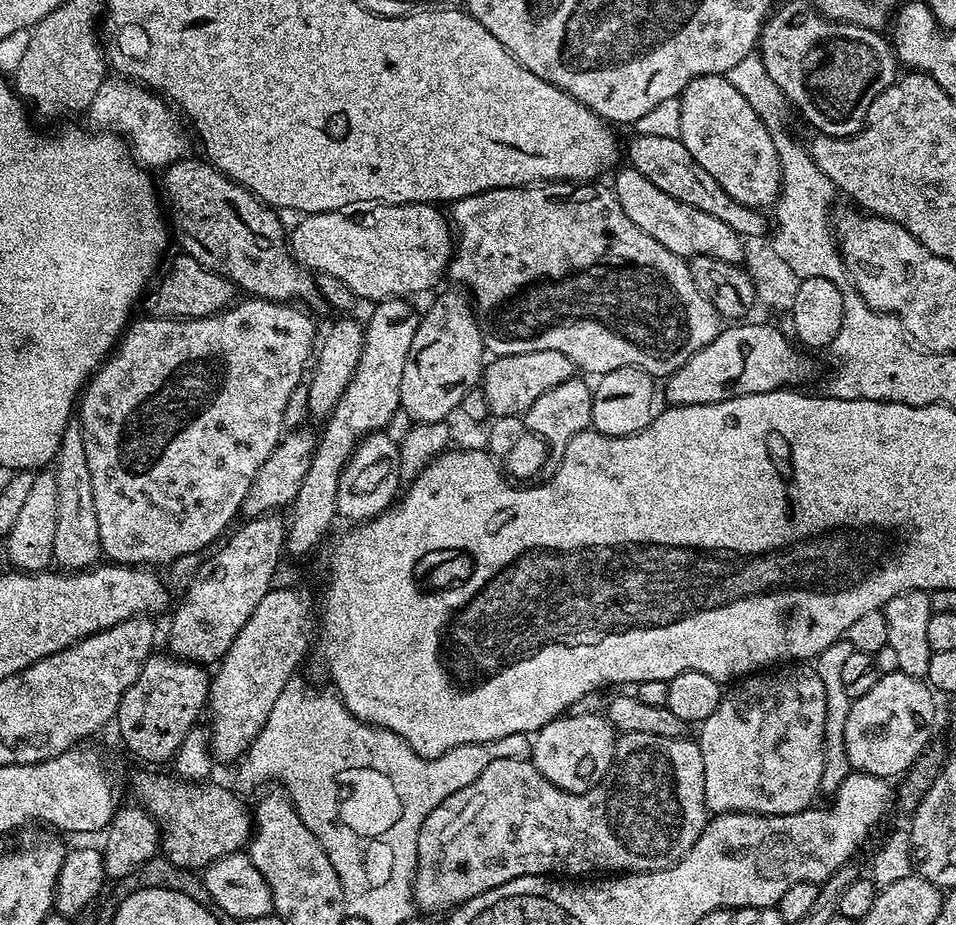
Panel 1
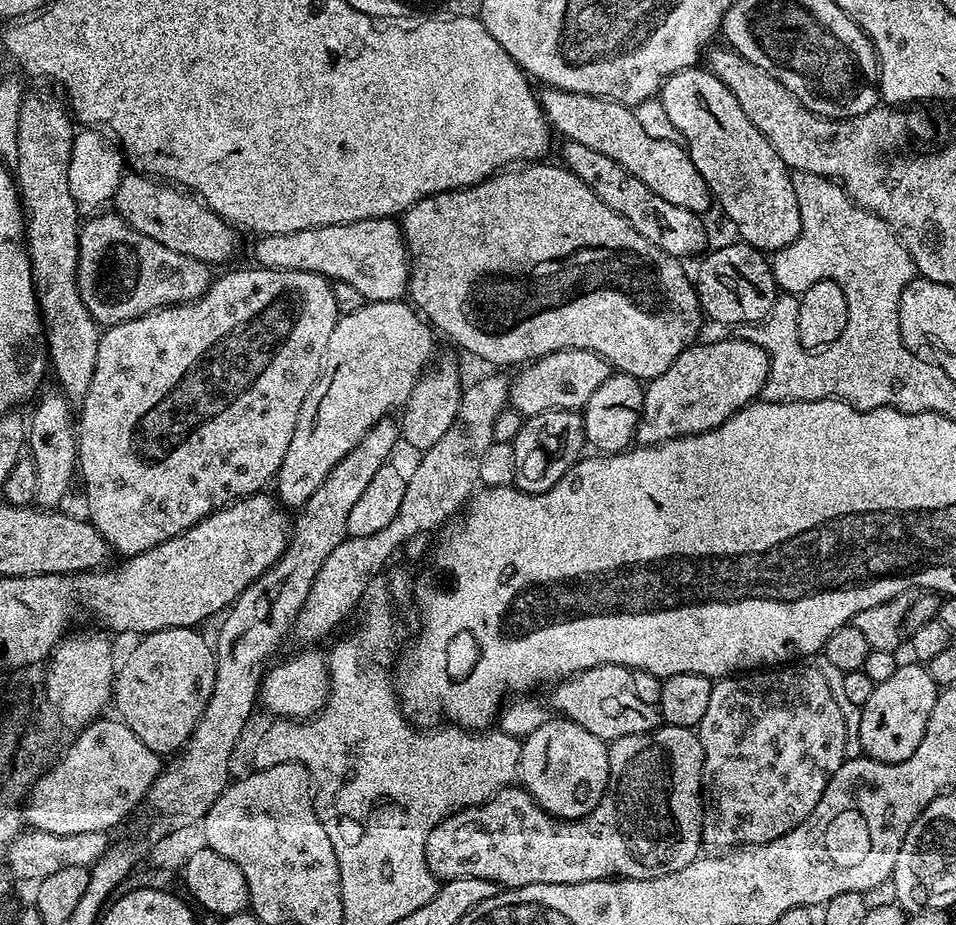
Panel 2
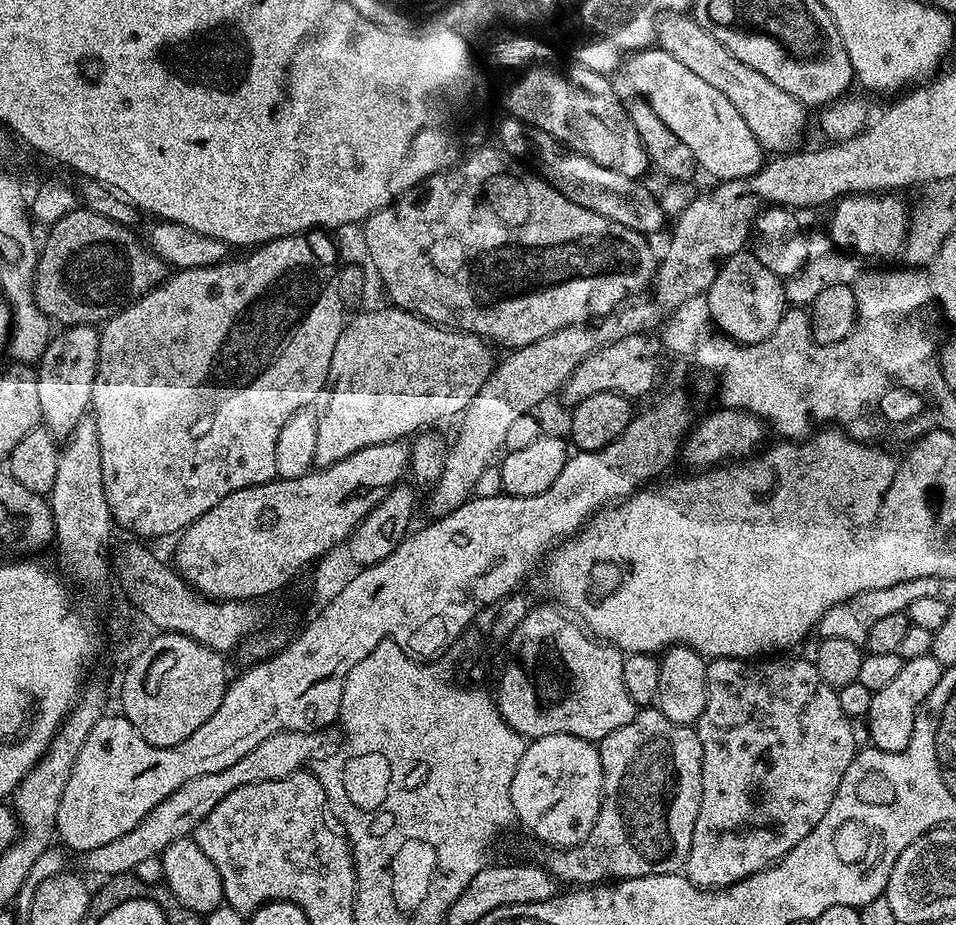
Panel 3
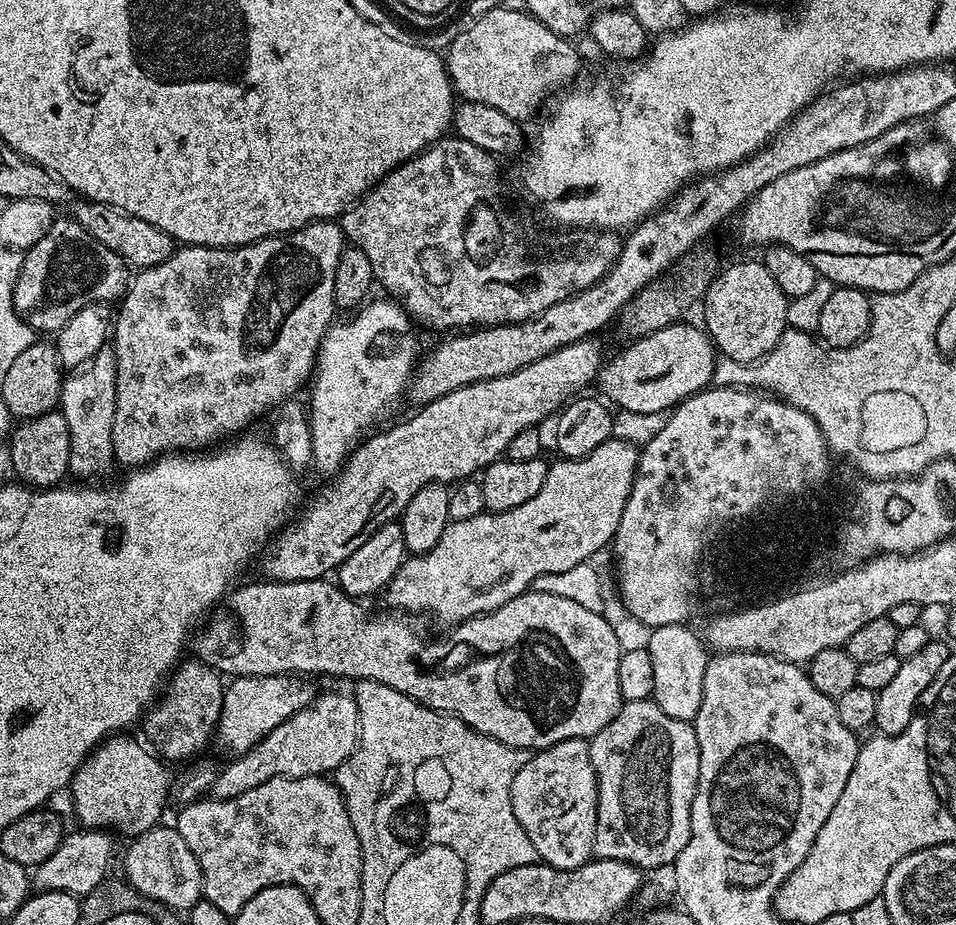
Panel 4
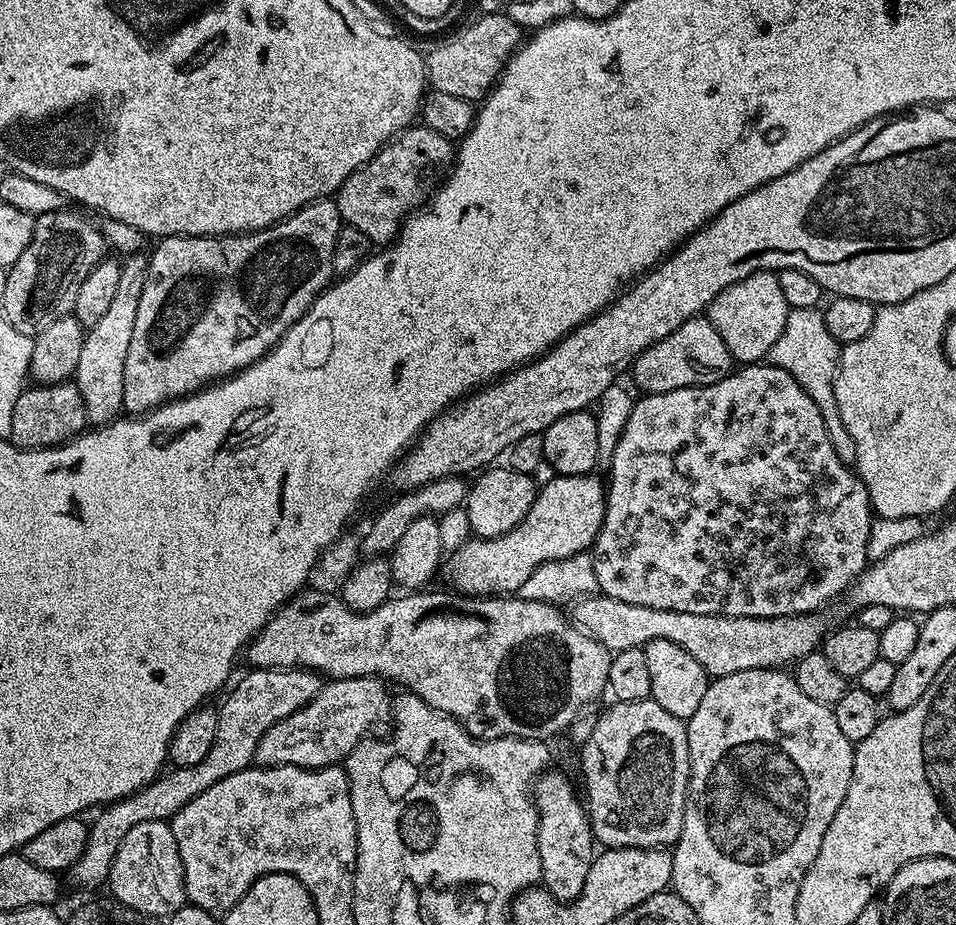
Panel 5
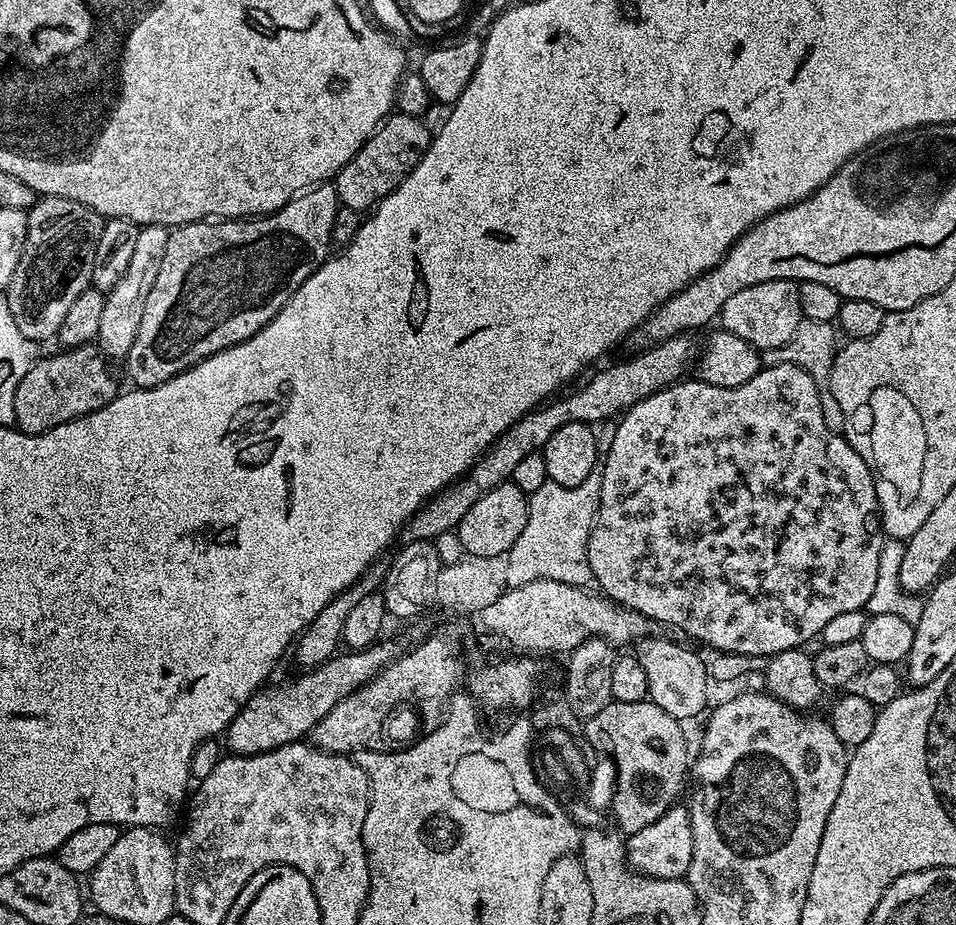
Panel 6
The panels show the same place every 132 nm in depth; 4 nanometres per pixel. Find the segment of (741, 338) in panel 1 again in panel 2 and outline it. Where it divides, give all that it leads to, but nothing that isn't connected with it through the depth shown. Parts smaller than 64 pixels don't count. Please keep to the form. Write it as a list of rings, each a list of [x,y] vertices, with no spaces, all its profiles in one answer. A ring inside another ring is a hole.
[[[731,338],[732,340],[716,340],[713,344],[693,343],[666,370],[666,374],[658,374],[658,378],[647,381],[644,389],[644,401],[640,411],[640,421],[636,427],[637,445],[661,444],[679,436],[696,436],[699,432],[714,430],[722,422],[726,422],[735,412],[748,407],[763,393],[764,383],[768,377],[768,355],[762,346],[749,340]]]

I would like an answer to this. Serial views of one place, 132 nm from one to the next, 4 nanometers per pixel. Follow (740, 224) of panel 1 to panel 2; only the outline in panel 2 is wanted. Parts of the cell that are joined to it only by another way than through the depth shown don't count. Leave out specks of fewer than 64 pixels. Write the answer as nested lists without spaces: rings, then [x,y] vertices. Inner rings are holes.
[[[545,87],[543,91],[539,93],[538,99],[553,133],[560,135],[561,132],[564,140],[582,142],[582,146],[590,146],[590,150],[598,150],[598,154],[614,158],[622,170],[638,178],[638,182],[650,186],[650,190],[654,190],[662,202],[682,206],[682,210],[697,214],[707,213],[713,207],[714,197],[706,186],[706,178],[698,174],[683,143],[650,138],[642,130],[635,111],[629,105],[601,96],[574,94],[561,88]]]

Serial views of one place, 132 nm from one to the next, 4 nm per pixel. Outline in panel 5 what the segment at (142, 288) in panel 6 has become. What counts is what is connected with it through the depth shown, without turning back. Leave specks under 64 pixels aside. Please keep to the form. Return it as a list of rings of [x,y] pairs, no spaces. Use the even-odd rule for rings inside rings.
[[[137,254],[127,257],[120,265],[120,277],[118,278],[118,290],[106,314],[94,322],[94,326],[87,329],[82,342],[82,355],[78,357],[78,370],[74,377],[76,389],[82,394],[82,402],[86,406],[88,424],[103,426],[112,423],[124,412],[124,375],[126,374],[126,354],[130,351],[130,338],[134,334],[134,321],[138,318],[138,298],[142,298],[142,286],[146,282],[148,273],[148,256]]]

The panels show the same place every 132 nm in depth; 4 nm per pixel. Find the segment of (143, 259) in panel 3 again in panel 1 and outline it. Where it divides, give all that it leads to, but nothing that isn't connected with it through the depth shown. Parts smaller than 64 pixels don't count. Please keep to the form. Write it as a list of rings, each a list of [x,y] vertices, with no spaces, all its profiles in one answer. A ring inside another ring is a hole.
[[[185,254],[174,257],[168,273],[162,276],[147,289],[142,300],[142,308],[145,308],[148,311],[145,313],[152,318],[197,320],[203,316],[214,316],[229,307],[238,296],[235,284],[213,270],[204,269],[194,258]]]

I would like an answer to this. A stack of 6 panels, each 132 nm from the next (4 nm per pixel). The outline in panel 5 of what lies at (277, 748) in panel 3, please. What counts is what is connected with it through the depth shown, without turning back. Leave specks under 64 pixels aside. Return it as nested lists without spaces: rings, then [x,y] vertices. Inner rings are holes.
[[[375,676],[346,678],[345,680],[329,679],[313,700],[296,713],[290,714],[276,725],[270,726],[258,742],[255,763],[265,768],[278,766],[298,766],[299,768],[331,768],[347,760],[349,754],[359,746],[360,741],[369,735],[375,724],[389,719],[394,700],[388,697],[389,685]]]

